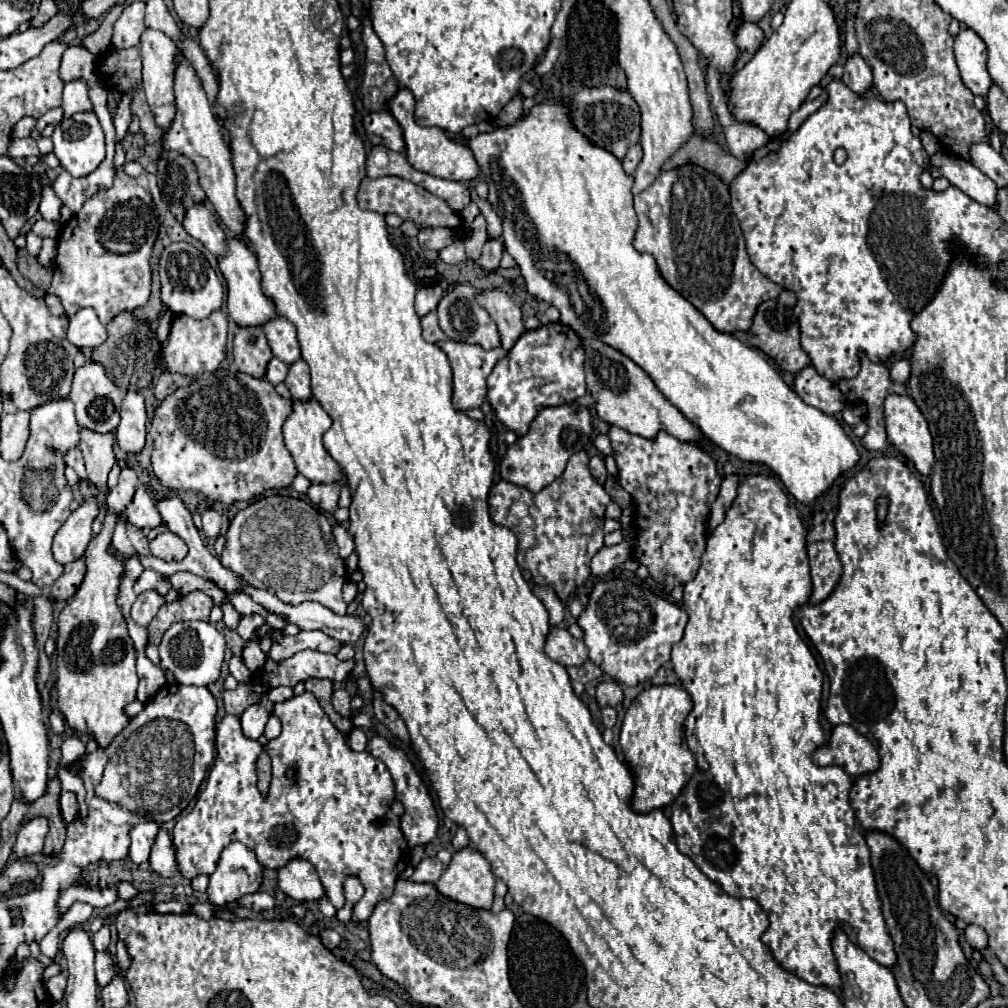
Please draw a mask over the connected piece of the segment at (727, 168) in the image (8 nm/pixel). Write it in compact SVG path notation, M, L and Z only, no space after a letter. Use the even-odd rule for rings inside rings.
M696 133L690 137L690 141L680 151L676 151L664 163L664 171L676 169L676 167L688 165L688 163L700 165L702 169L716 173L726 185L730 185L730 181L736 179L744 171L744 165L746 165L746 161L740 161L740 159L724 153L718 143L712 143Z

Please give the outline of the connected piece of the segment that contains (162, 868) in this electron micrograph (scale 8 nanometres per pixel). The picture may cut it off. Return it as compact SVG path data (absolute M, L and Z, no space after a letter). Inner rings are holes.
M162 829L152 845L150 853L150 867L162 875L162 877L174 877L178 875L178 861L176 861L176 851L172 847L170 835Z

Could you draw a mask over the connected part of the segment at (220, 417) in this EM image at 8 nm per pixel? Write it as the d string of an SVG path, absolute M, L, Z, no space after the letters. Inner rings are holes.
M228 369L204 373L190 385L178 387L156 407L148 431L154 441L152 473L172 491L194 491L204 495L208 501L220 501L224 505L250 501L270 489L284 489L298 475L292 455L282 439L282 425L290 413L292 399L280 397L274 391L274 385L264 379Z

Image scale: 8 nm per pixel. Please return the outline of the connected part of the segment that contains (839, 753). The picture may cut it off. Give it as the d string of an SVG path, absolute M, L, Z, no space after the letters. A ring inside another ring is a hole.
M836 725L828 743L812 753L812 761L820 767L838 765L852 777L876 771L880 765L874 745L852 725Z

